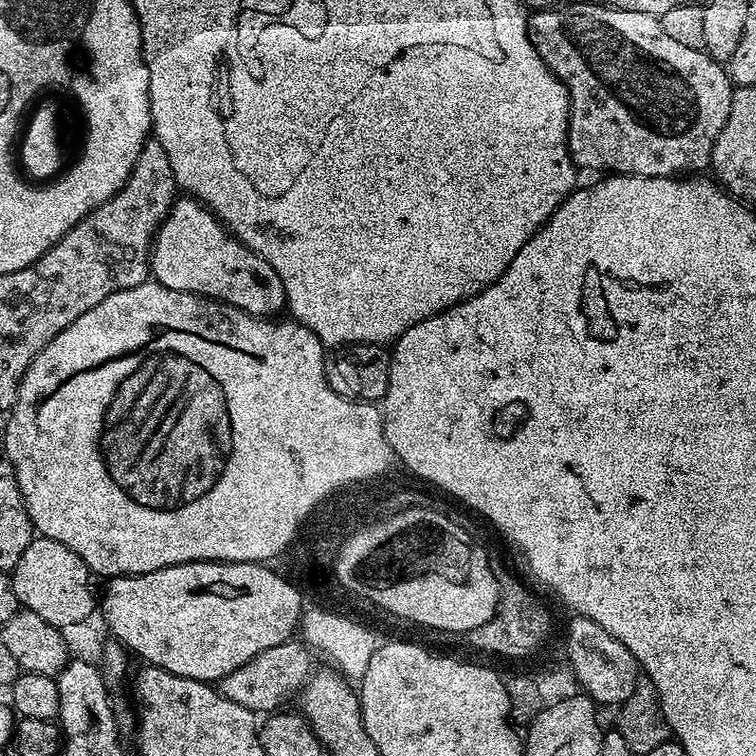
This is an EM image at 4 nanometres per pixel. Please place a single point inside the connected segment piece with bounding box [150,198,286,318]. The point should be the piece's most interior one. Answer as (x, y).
(193, 251)

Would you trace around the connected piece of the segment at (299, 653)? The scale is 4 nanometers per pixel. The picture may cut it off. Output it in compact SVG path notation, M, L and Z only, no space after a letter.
M295 639L287 640L270 650L262 650L262 654L250 658L250 662L238 670L226 674L218 681L218 687L223 696L230 698L230 702L238 702L238 706L246 706L246 710L254 714L271 714L287 705L284 703L292 695L293 699L308 683L308 677L314 671L311 655L313 653L303 643Z

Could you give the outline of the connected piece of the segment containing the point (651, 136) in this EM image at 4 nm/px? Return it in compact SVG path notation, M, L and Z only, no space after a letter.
M603 2L596 4L560 4L551 8L533 11L528 18L528 34L536 53L546 62L546 66L566 86L568 91L568 153L572 155L572 163L577 169L601 168L601 173L617 176L671 176L696 174L699 168L707 169L712 162L712 151L726 118L730 116L730 102L734 85L721 61L713 60L703 50L690 50L690 46L682 46L666 35L662 30L660 18L650 14L642 14L634 10L607 8Z

